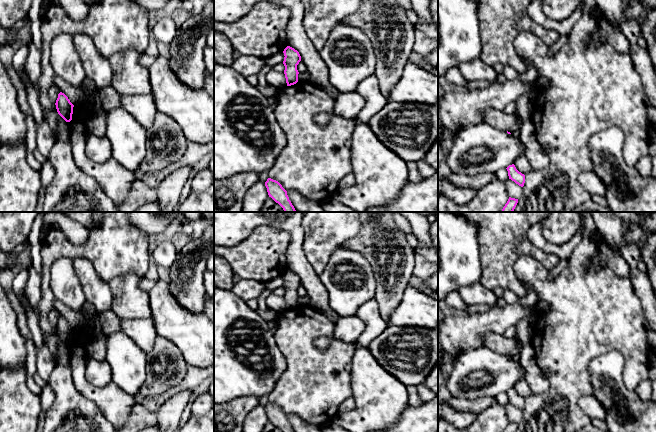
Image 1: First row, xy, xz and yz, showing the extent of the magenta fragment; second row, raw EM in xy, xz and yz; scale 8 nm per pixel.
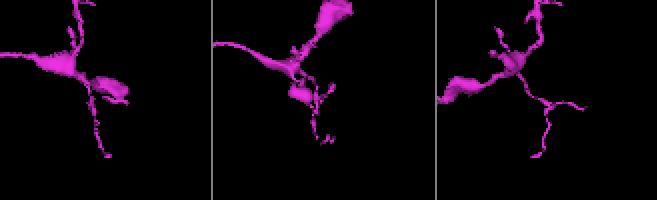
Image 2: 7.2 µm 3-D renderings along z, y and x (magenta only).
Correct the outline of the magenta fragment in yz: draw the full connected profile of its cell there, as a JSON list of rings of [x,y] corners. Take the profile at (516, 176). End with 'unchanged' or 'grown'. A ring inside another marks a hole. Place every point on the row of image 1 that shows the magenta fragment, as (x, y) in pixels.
[[[509,165],[507,168],[509,179],[514,181],[519,186],[523,187],[525,183],[525,175],[519,172],[515,165]]]; unchanged

